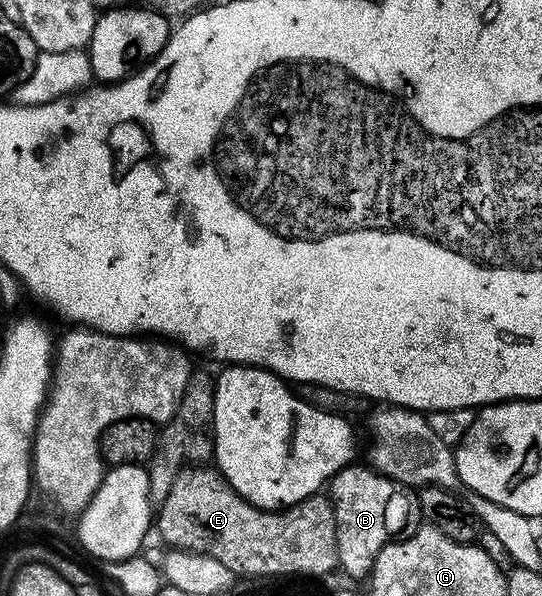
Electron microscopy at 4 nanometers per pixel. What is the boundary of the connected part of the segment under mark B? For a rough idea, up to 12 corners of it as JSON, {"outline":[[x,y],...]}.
{"outline":[[369,465],[330,479],[338,566],[365,579],[416,502]]}

